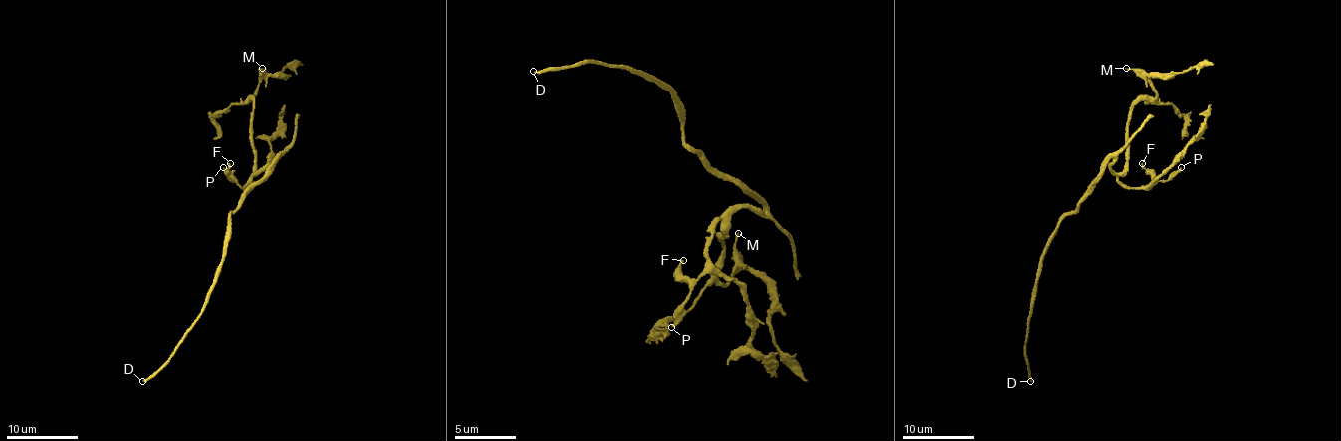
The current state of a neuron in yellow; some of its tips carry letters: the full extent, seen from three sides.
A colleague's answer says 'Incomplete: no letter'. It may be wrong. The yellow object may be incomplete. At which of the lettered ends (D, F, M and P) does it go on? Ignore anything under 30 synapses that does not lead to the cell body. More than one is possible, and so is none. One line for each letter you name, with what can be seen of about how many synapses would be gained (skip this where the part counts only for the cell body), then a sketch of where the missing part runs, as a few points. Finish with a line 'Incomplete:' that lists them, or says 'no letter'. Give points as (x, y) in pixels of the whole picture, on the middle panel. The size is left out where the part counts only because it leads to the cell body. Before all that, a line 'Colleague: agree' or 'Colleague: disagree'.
Colleague: agree
Incomplete: no letter

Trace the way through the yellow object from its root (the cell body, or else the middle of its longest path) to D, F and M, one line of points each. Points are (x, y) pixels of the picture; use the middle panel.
D: (728, 181), (686, 141), (683, 114), (658, 80), (603, 62), (576, 62), (567, 68), (533, 71)
F: (728, 181), (759, 202), (735, 205), (713, 227), (707, 236), (707, 266), (695, 278), (680, 269), (683, 260)
M: (728, 181), (744, 187), (759, 202), (741, 205), (719, 236), (719, 278), (725, 285), (735, 266), (738, 233)

